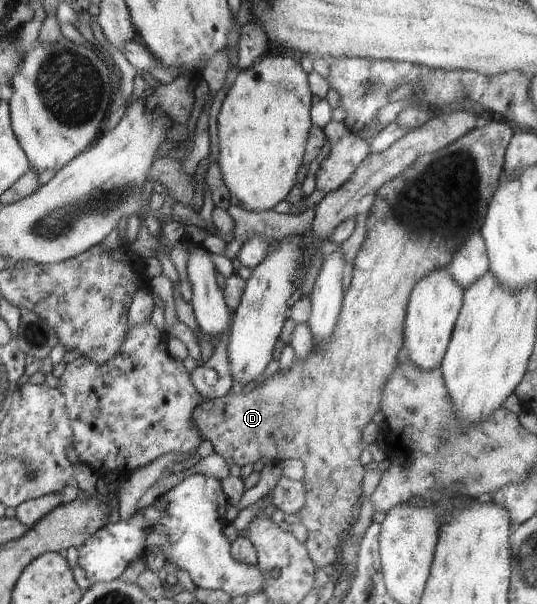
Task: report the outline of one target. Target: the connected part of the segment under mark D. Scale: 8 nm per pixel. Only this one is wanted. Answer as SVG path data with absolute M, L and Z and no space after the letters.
M482 121L470 132L452 141L449 145L433 153L418 157L401 175L384 183L376 192L373 205L368 211L368 217L365 219L366 236L350 268L350 272L352 273L351 284L347 291L344 292L341 309L328 344L324 348L317 348L314 343L313 349L305 359L295 358L286 370L279 370L277 373L264 379L262 383L254 384L241 393L234 394L229 392L227 395L217 399L201 399L193 410L193 425L198 429L199 435L203 440L208 439L211 441L214 452L223 457L227 465L239 465L239 467L243 467L247 464L254 465L256 458L275 459L275 457L280 460L287 458L300 459L304 463L306 474L301 482L306 489L306 500L305 505L298 511L298 516L300 523L307 528L308 538L304 544L316 565L316 569L321 569L325 565L334 564L339 561L339 547L342 538L351 529L351 525L355 520L357 507L362 495L362 481L366 472L365 462L363 461L365 447L362 443L362 429L369 422L378 420L380 397L384 390L385 382L388 381L388 377L392 374L400 351L404 347L404 319L411 290L424 275L427 275L434 269L448 267L448 263L451 261L453 254L460 248L460 245L464 244L473 232L480 231L485 212L491 201L491 196L497 187L501 174L504 173L504 155L513 134L513 125L509 122Z

